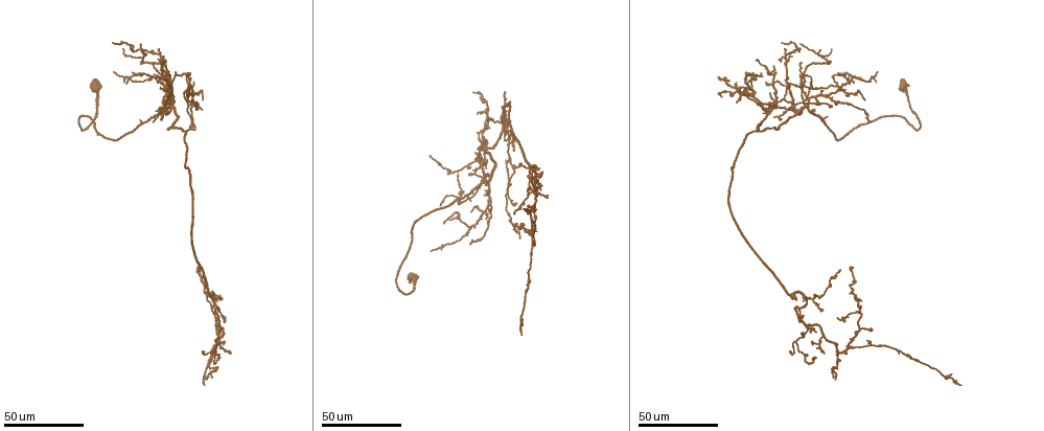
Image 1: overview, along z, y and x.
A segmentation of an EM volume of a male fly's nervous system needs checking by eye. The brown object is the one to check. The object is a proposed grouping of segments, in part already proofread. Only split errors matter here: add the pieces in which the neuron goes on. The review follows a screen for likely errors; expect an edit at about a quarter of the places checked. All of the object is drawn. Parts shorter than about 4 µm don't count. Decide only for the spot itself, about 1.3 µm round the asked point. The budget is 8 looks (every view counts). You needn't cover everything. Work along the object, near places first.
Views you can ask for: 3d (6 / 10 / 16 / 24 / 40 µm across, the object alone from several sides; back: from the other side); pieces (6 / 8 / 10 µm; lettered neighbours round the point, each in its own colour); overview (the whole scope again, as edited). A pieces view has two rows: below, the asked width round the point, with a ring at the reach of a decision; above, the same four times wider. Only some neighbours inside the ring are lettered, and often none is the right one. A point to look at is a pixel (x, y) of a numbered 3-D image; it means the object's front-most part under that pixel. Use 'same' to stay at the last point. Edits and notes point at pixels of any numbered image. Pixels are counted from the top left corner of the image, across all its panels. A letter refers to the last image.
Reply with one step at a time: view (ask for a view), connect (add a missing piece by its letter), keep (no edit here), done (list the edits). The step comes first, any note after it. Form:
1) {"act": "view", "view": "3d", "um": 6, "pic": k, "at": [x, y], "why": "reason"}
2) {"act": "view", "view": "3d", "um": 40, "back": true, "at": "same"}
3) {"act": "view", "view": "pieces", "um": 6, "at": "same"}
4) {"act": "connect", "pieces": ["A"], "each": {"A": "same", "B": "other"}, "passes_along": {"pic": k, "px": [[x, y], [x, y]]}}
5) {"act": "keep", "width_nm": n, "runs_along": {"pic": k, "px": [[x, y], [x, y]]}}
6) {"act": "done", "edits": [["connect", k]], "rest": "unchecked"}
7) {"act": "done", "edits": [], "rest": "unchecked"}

{"act": "view", "view": "3d", "um": 40, "pic": 1, "at": [799, 64], "why": "thick end"}

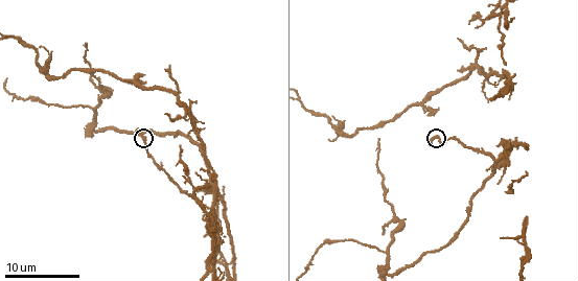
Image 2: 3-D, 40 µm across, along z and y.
{"act": "view", "view": "pieces", "um": 6, "pic": 2, "at": [431, 144], "why": "what lies round it"}

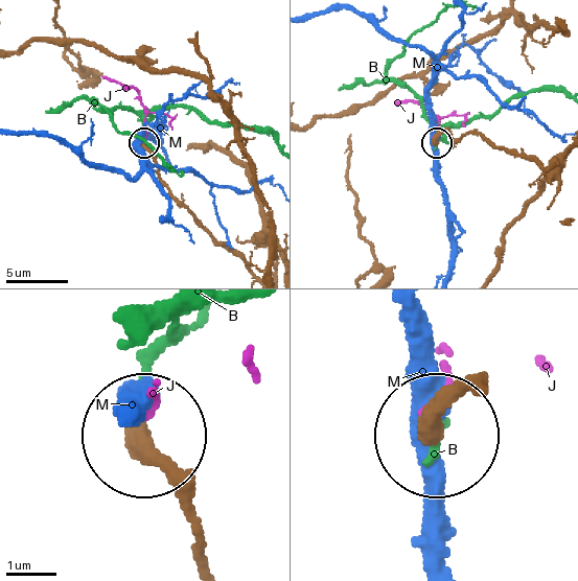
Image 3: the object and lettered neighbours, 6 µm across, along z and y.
{"act": "keep", "width_nm": 440, "each": {"B": "other", "J": "other", "M": "other"}, "runs_along": {"pic": 3, "px": [[203, 554], [145, 434]]}, "found": "none of them fits"}

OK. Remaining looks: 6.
{"act": "view", "view": "3d", "um": 40, "pic": 1, "at": [778, 103], "why": "an open end"}

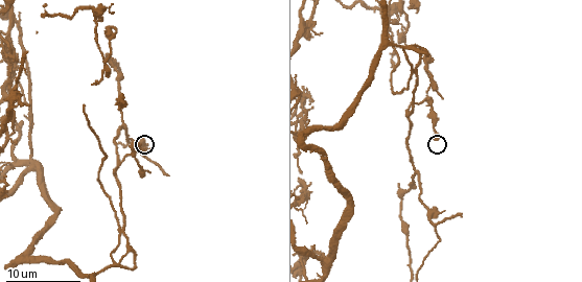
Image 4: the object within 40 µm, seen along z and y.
{"act": "view", "view": "pieces", "um": 6, "pic": 4, "at": [435, 139], "why": "see the neighbours"}

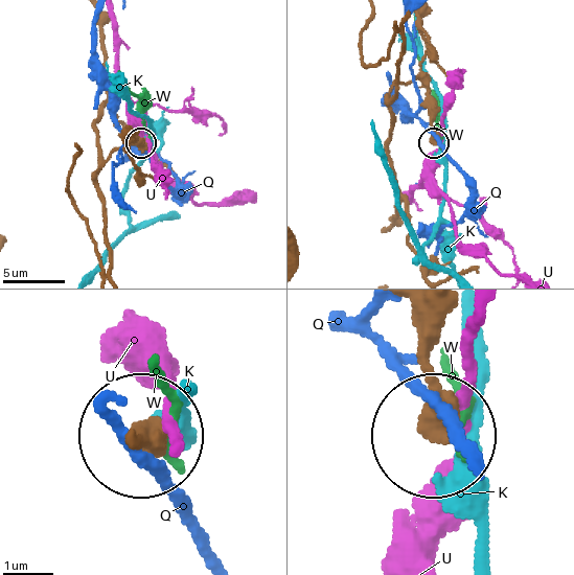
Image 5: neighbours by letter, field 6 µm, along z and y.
{"act": "keep", "each": {"K": "other", "Q": "other", "U": "other", "W": "other"}, "runs_along": {"pic": 5, "px": [[412, 307], [429, 429]]}, "found": "no lettered piece goes on from it"}

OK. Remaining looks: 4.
{"act": "view", "view": "pieces", "um": 8, "pic": 4, "at": [169, 175], "why": "branch stops here"}

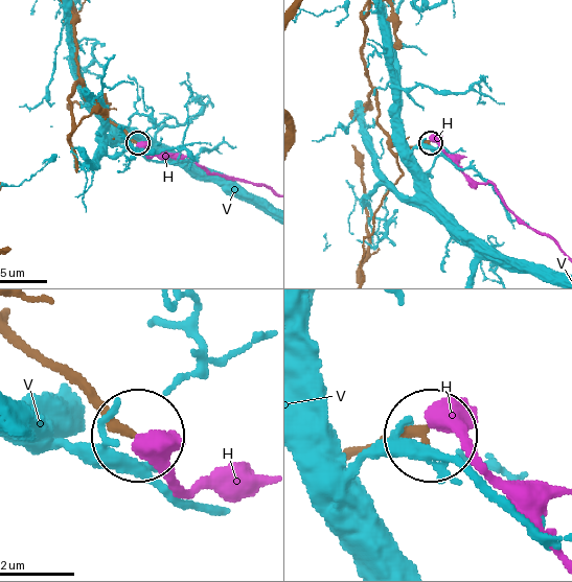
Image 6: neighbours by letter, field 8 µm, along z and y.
{"act": "connect", "pieces": ["H"], "each": {"H": "same", "V": "other"}, "found": "the neuron continues"}

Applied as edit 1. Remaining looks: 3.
{"act": "view", "view": "overview", "why": "redraw"}

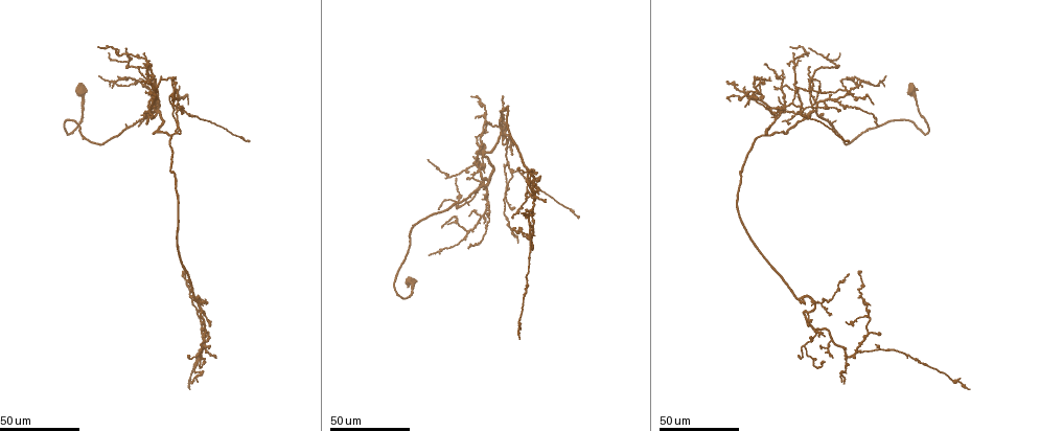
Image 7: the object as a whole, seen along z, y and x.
{"act": "view", "view": "3d", "um": 40, "pic": 7, "at": [152, 66], "why": "tapers out"}

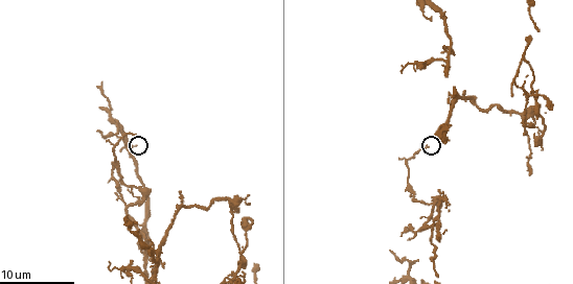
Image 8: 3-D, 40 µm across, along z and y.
{"act": "view", "view": "pieces", "um": 10, "pic": 8, "at": [133, 135]}

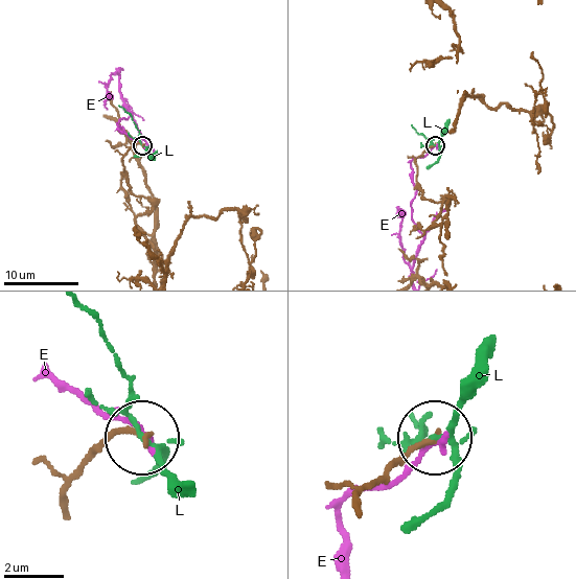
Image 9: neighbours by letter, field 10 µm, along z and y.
{"act": "keep", "each": {"E": "other", "L": "other"}, "runs_along": {"pic": 9, "px": [[362, 512], [376, 483], [434, 440]]}, "found": "no lettered piece goes on from it"}

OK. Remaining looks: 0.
{"act": "done", "edits": [["connect", 6]], "rest": "unchecked"}

